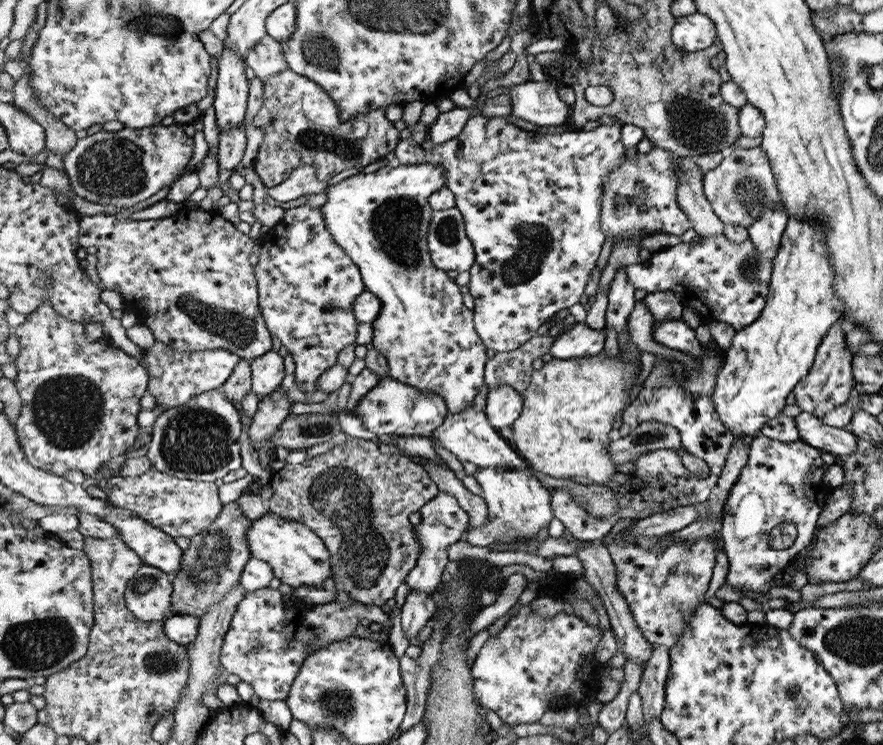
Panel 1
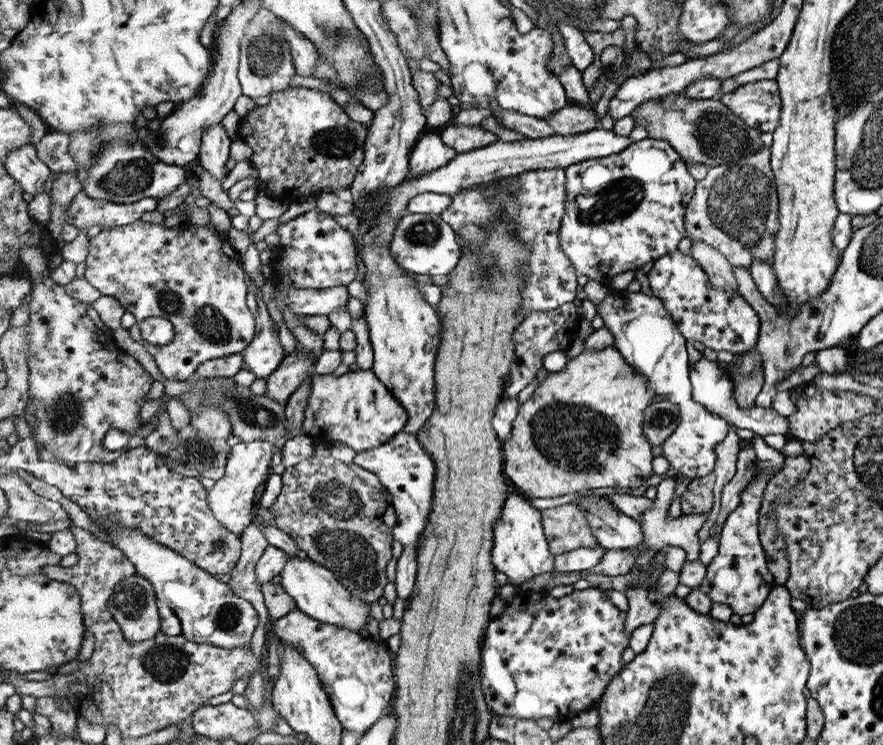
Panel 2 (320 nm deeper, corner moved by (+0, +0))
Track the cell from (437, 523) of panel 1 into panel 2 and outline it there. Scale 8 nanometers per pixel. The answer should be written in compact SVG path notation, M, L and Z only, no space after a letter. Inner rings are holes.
M397 432L392 438L377 448L358 452L353 463L367 471L374 472L380 484L388 489L392 497L392 510L397 521L392 528L396 540L403 546L415 549L419 540L424 538L424 530L428 526L428 516L432 514L431 506L436 492L436 462L424 451L422 444L414 433Z

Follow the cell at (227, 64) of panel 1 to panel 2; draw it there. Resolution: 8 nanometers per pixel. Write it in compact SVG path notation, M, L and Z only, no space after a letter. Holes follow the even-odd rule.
M222 122L208 129L202 140L199 164L203 166L210 176L216 180L224 180L229 170L226 162L230 158L230 143L232 140L226 135Z

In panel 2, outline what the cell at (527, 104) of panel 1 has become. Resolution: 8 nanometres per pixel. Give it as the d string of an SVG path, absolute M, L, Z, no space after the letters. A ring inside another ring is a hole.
M570 104L554 115L546 117L544 122L552 127L556 134L562 136L580 134L594 129L598 126L598 118L593 110L582 108L582 106L571 106Z

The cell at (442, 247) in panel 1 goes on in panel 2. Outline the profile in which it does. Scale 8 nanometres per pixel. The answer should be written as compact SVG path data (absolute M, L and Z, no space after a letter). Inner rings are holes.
M404 214L391 240L392 257L407 272L415 275L448 274L455 270L463 255L460 236L437 214Z

